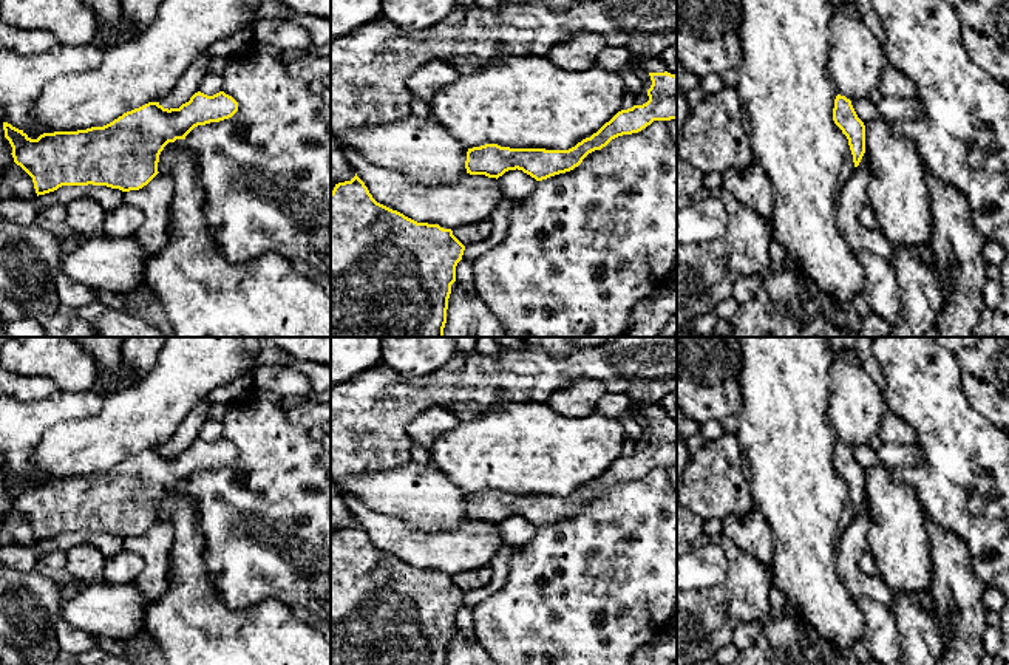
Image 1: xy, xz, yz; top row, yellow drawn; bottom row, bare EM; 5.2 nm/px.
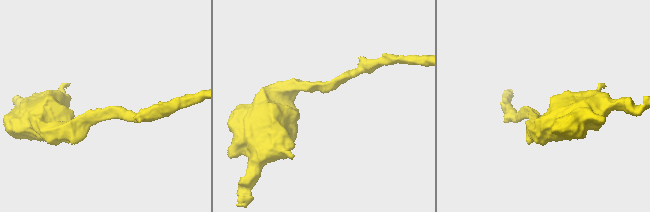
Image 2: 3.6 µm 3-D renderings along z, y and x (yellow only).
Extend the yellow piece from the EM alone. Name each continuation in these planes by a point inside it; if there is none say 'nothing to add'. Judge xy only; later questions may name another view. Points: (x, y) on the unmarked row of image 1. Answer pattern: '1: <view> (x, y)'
nothing to add

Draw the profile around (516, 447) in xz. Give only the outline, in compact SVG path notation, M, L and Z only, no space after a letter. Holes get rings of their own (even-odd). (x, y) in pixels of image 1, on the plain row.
M545 402L496 404L436 438L430 456L467 495L498 490L510 495L569 496L623 456L626 430L600 411L562 416Z

